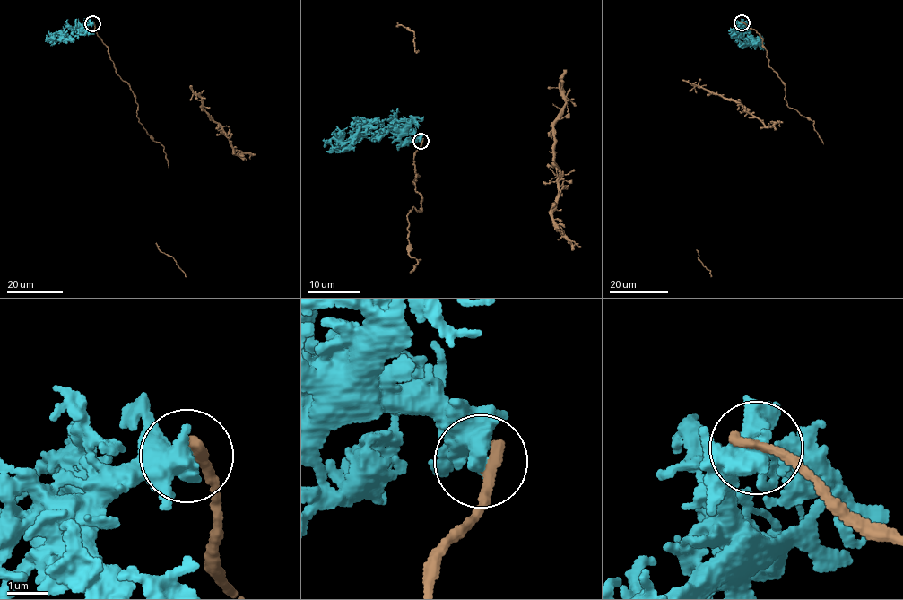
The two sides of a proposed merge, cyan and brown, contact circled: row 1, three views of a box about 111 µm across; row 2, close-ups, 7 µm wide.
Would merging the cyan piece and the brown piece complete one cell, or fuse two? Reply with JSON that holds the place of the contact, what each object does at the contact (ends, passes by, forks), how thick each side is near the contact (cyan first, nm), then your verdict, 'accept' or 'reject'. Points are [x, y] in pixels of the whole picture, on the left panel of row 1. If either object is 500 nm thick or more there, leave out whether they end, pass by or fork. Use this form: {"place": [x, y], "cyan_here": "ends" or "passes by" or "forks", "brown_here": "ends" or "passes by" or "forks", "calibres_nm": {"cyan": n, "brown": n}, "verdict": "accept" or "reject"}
{"place": [92, 23], "calibres_nm": {"cyan": 650, "brown": 280}, "verdict": "reject"}

